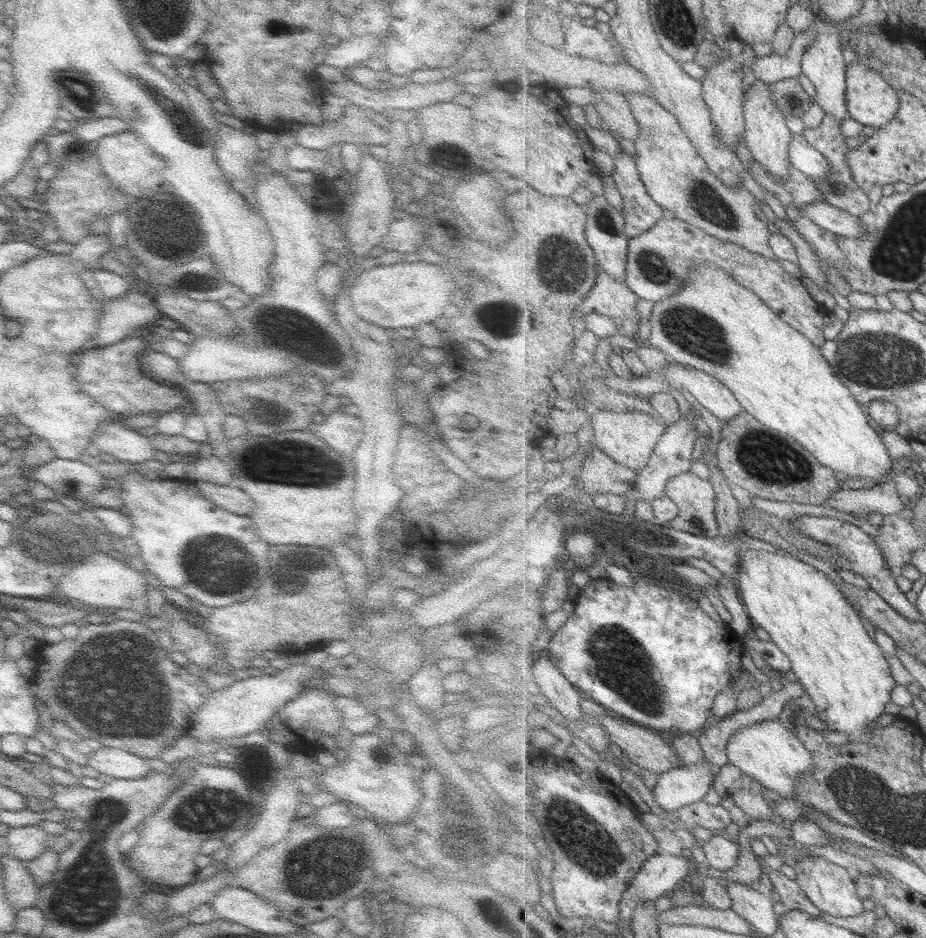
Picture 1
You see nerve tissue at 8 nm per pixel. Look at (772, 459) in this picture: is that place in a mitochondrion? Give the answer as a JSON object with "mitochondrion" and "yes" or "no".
{"mitochondrion":"yes"}

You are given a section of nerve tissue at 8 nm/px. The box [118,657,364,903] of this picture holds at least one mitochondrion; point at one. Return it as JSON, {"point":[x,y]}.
{"point":[320,861]}

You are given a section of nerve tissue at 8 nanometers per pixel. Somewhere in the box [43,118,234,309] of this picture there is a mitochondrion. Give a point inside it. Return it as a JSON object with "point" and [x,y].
{"point":[174,231]}

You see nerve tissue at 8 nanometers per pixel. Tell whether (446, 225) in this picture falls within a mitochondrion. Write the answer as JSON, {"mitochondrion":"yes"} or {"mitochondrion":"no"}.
{"mitochondrion":"no"}

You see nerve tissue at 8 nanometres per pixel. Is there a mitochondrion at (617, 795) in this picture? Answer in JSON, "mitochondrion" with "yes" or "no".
{"mitochondrion":"no"}

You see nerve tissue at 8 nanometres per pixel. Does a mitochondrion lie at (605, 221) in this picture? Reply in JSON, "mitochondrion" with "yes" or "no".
{"mitochondrion":"yes"}

